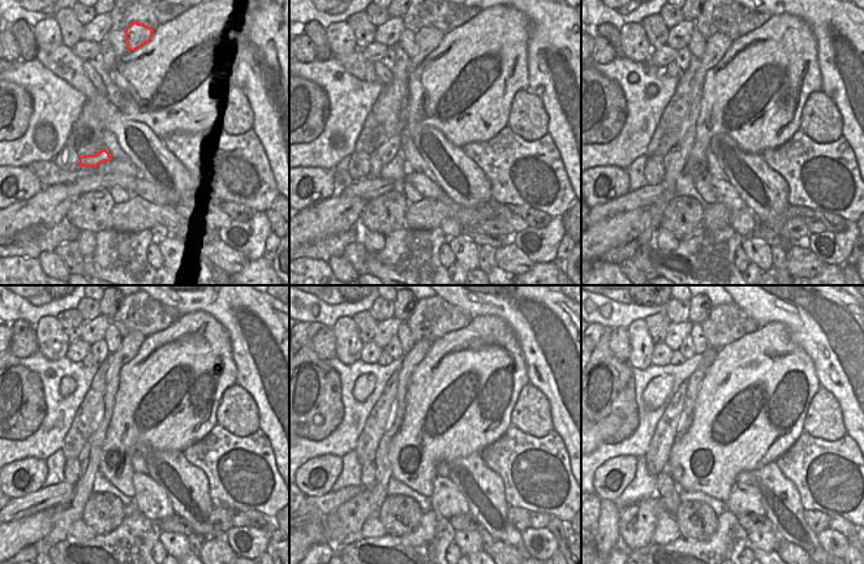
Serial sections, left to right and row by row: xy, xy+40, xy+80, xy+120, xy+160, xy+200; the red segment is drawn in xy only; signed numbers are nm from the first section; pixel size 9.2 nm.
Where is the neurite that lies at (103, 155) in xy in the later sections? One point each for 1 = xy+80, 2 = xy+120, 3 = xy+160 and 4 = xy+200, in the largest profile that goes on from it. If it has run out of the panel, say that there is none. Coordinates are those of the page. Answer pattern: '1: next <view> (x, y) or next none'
1: next xy+80 (717, 46)
2: next xy+120 (67, 512)
3: next xy+160 (343, 525)
4: next xy+200 (637, 522)

